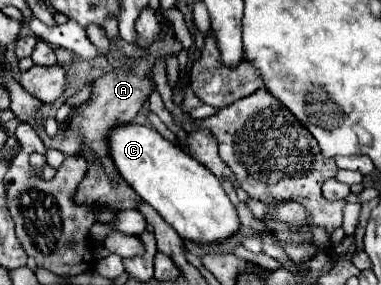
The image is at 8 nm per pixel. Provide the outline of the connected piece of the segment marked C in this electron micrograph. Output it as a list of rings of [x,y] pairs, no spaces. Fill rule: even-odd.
[[[139,123],[117,125],[107,133],[107,149],[117,173],[127,181],[127,185],[157,209],[181,237],[213,243],[237,231],[239,217],[235,205],[223,191],[219,179],[191,155],[183,153],[179,145],[163,139],[155,129]]]

